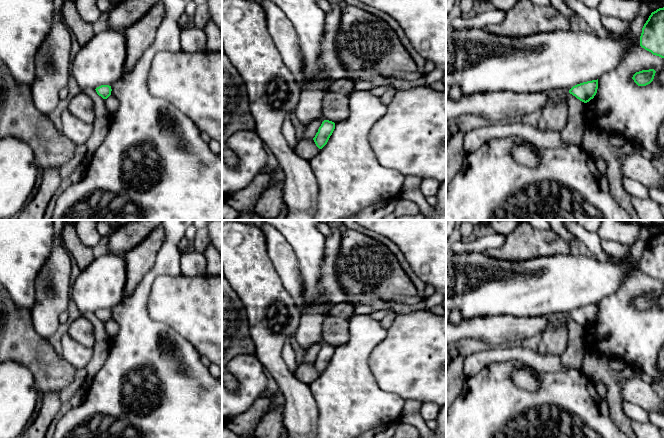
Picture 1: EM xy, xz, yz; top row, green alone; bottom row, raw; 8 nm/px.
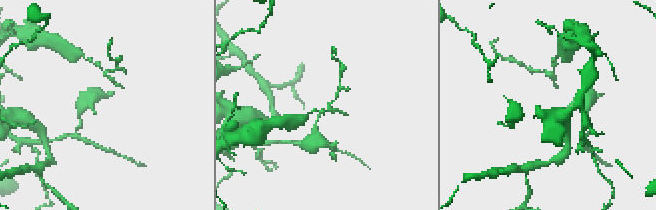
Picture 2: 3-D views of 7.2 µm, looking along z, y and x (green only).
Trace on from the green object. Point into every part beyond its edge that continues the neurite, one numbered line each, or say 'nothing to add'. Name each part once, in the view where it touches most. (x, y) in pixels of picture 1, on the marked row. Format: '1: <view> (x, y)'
nothing to add

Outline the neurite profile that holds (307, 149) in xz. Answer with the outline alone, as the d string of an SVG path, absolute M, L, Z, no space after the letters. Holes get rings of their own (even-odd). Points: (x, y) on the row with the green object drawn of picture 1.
M313 139L299 140L293 150L298 156L308 161L321 151L321 149L316 146Z

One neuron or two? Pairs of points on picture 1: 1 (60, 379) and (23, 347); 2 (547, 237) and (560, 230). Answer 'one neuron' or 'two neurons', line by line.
1: one neuron
2: two neurons

